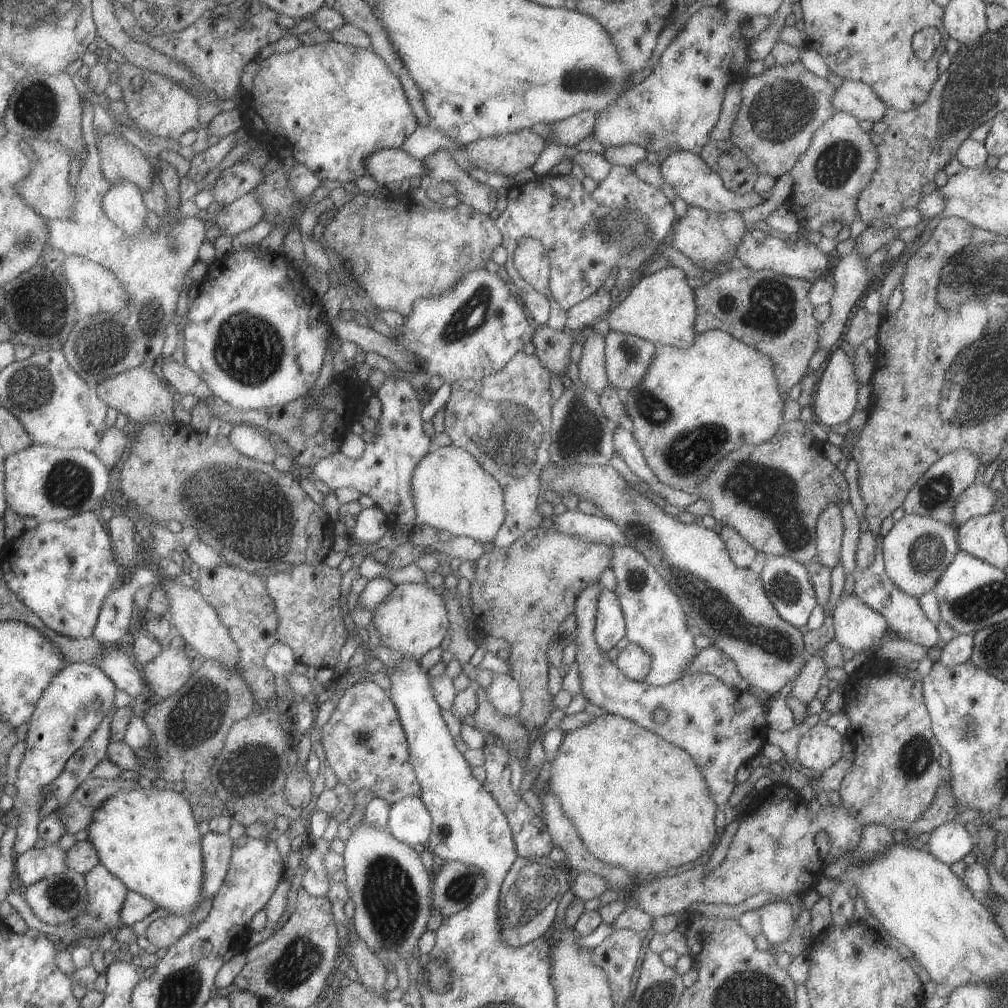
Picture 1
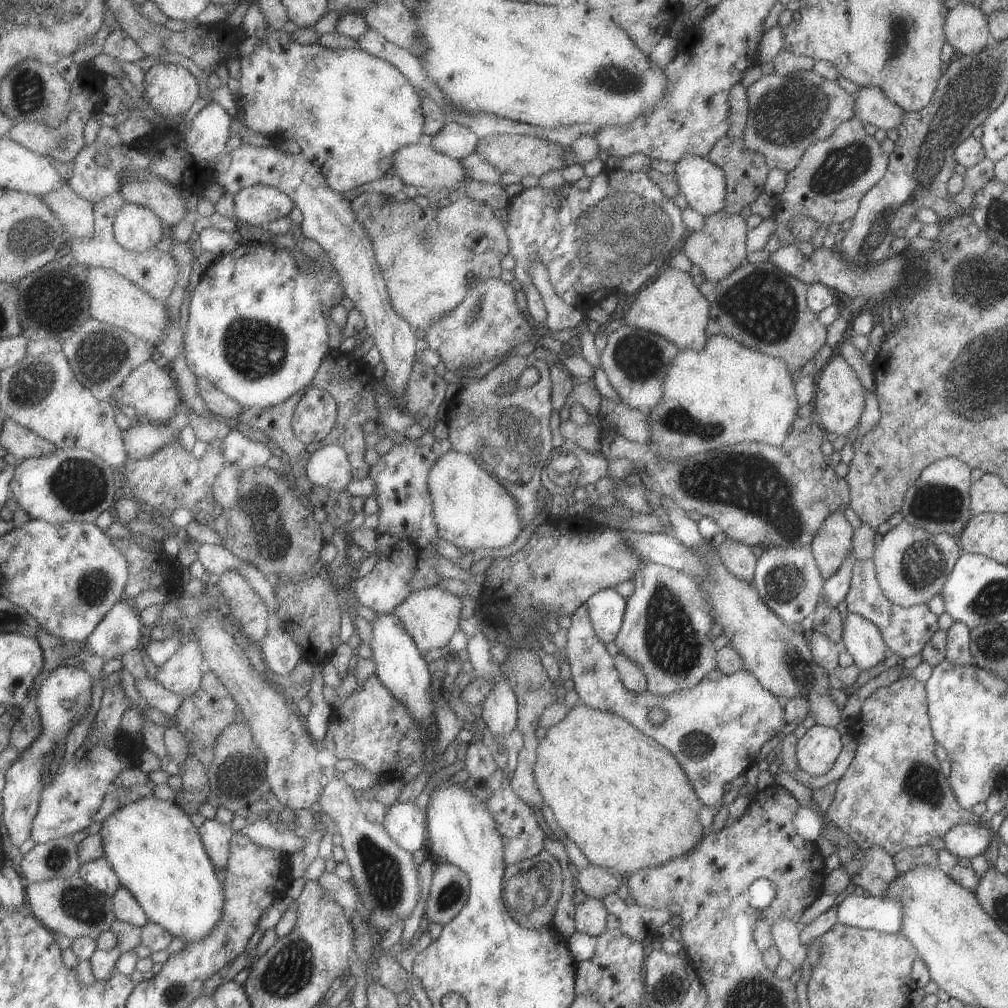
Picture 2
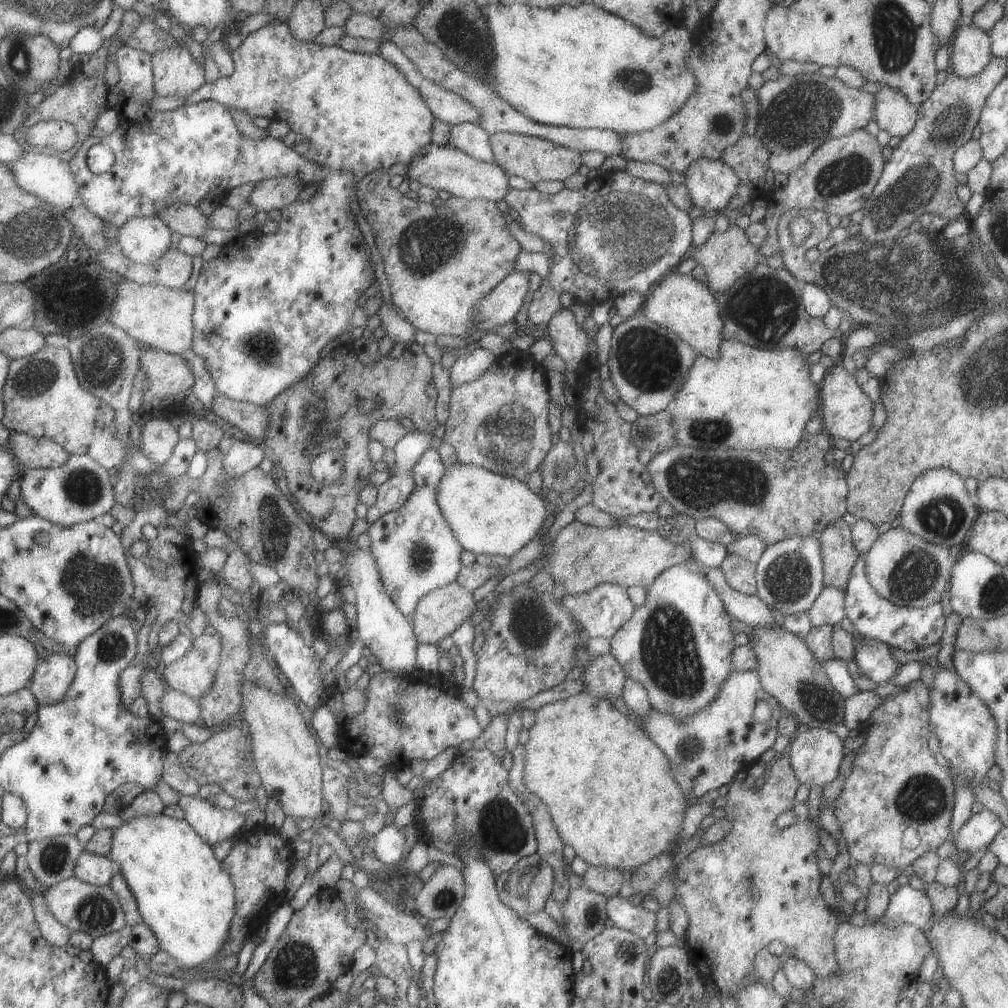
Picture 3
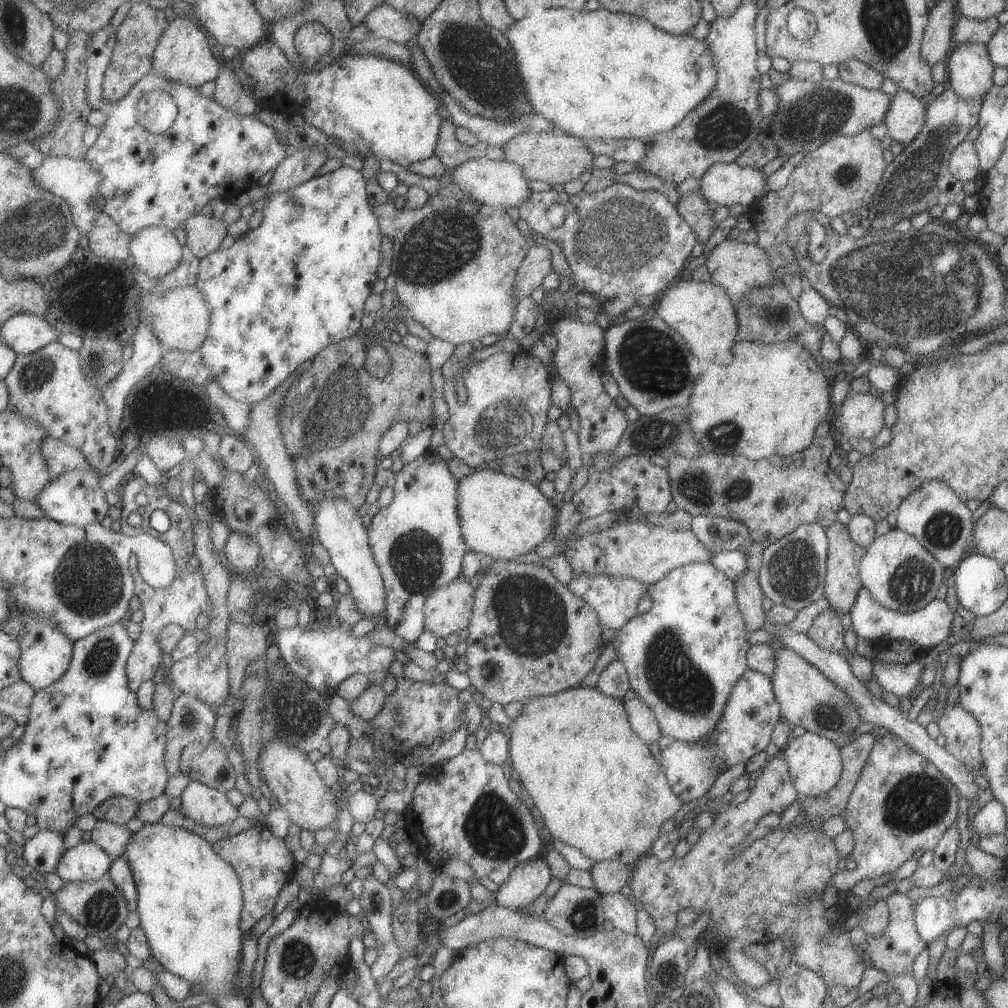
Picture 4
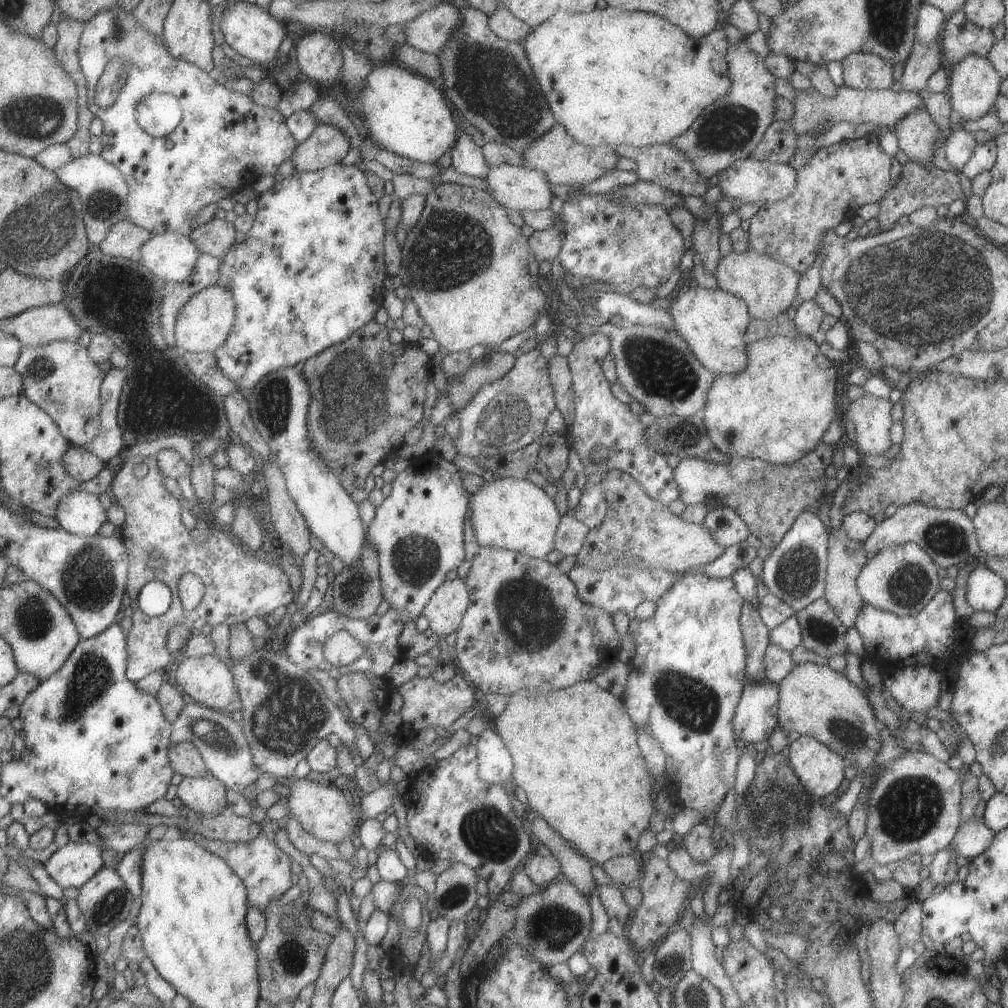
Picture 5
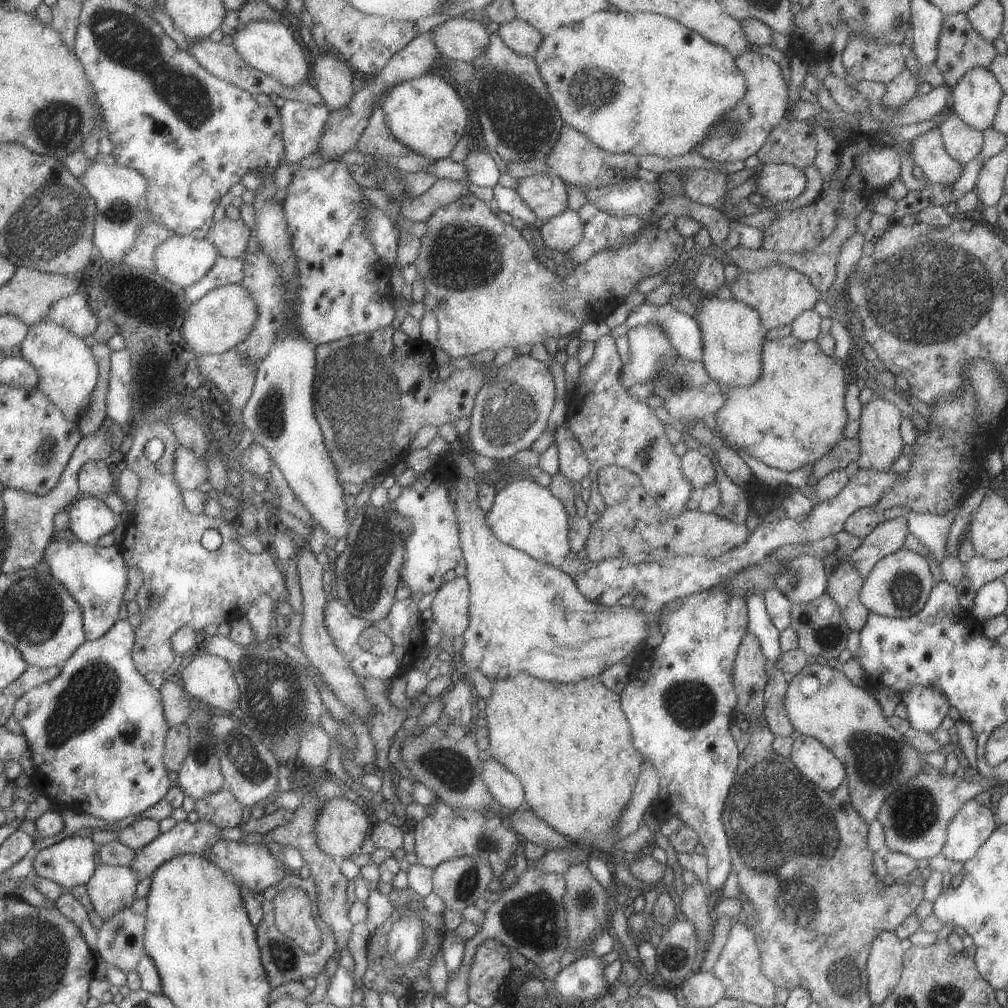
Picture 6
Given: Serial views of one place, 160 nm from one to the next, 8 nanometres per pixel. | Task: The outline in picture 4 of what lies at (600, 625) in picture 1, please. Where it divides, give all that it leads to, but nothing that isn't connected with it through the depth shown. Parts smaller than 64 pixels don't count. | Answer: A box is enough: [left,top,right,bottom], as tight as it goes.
[567,575,649,631]

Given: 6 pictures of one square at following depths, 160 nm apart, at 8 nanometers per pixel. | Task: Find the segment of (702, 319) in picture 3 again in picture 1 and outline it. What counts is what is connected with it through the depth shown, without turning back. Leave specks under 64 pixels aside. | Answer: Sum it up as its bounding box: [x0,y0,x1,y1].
[607,267,697,348]

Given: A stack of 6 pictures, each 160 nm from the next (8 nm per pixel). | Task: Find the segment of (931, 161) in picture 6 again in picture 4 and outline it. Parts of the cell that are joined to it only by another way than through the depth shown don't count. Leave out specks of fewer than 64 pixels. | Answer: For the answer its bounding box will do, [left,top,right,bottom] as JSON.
[883,88,925,147]

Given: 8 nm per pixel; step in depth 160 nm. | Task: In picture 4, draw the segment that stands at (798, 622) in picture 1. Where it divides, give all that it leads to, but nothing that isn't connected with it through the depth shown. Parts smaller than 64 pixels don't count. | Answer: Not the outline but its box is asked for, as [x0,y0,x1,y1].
[757,524,828,611]

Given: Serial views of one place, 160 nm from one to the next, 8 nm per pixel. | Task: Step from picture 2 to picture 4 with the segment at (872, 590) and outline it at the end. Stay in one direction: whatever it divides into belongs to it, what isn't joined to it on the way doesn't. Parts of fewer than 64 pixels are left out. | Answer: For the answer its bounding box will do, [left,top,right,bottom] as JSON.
[848,586,956,653]

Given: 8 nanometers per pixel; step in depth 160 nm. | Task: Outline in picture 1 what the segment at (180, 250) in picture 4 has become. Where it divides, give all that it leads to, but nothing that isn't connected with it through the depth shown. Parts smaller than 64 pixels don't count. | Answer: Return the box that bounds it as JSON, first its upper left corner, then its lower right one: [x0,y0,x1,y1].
[103,179,150,236]

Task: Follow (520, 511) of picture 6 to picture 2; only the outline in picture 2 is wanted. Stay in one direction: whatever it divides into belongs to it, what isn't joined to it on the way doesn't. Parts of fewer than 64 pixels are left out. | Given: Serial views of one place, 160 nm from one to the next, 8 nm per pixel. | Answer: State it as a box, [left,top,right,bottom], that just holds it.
[426,449,521,551]

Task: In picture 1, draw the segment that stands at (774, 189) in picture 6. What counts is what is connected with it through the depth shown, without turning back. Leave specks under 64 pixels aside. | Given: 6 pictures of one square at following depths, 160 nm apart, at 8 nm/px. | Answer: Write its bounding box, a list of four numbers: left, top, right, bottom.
[658,151,764,212]

